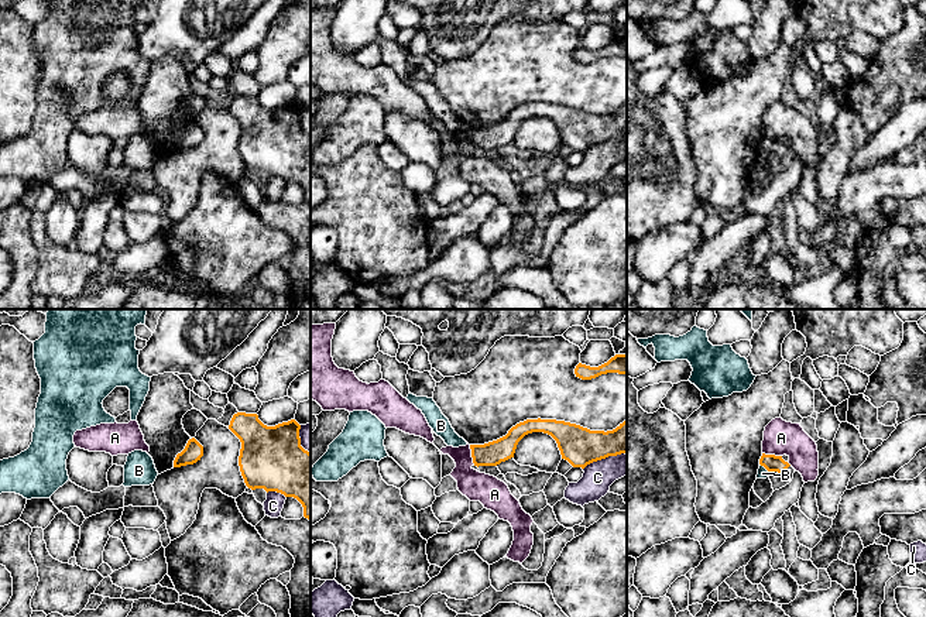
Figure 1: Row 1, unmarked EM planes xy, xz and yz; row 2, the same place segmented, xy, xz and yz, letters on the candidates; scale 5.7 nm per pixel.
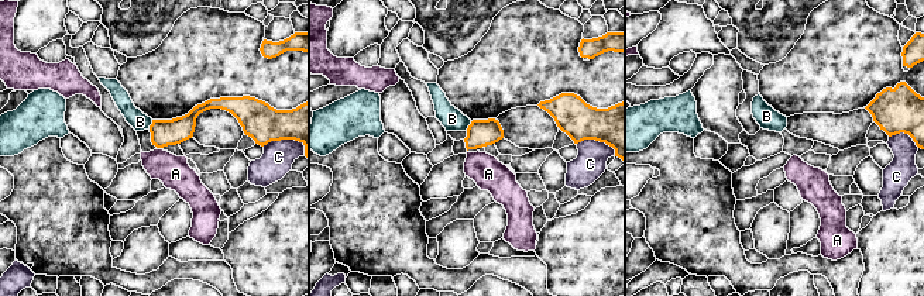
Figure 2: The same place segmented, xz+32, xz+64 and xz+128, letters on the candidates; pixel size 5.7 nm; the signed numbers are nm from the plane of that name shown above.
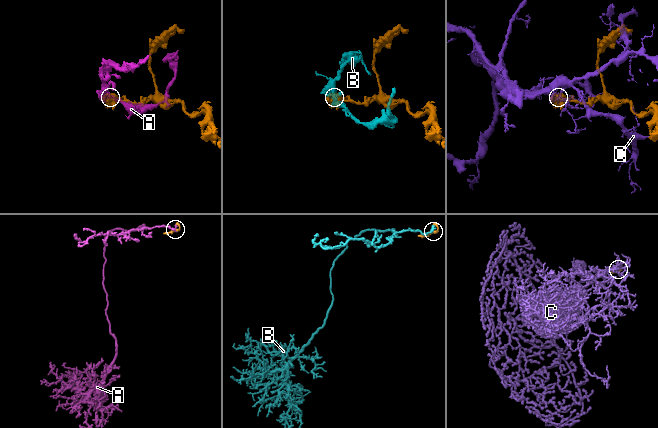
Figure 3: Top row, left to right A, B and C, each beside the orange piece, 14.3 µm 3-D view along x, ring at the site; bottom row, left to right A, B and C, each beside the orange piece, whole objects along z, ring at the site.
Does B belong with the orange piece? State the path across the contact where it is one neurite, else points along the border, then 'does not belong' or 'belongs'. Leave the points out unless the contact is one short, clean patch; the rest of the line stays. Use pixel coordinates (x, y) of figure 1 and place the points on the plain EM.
border along yz (760, 147), (768, 156); does not belong

